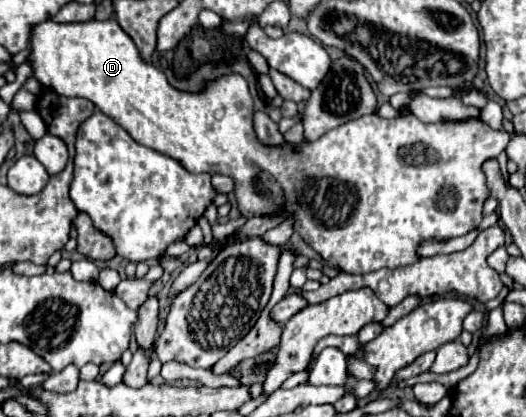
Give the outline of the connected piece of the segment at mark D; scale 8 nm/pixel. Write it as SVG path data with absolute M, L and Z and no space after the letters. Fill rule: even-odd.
M51 19L33 25L31 27L31 53L27 57L31 69L33 69L33 77L43 85L49 87L65 97L85 97L89 101L95 103L95 107L105 113L107 117L111 117L113 121L117 121L137 143L151 147L167 157L177 159L187 171L195 171L195 173L221 173L221 175L229 175L233 179L235 185L235 199L237 199L237 209L241 211L243 217L251 219L251 217L265 217L265 215L277 215L277 213L287 213L289 217L293 217L293 229L303 237L305 243L309 243L329 265L339 267L345 273L371 273L377 271L381 267L405 267L411 265L415 261L419 261L417 249L423 241L445 241L451 237L461 237L467 235L469 231L477 229L481 219L483 219L483 201L485 197L489 197L489 189L485 189L485 175L481 173L481 165L483 161L487 161L489 157L497 157L509 143L509 133L507 131L495 131L491 129L487 123L483 121L445 121L445 123L431 123L425 125L423 121L419 121L417 117L409 115L409 117L397 117L397 119L383 119L377 115L365 115L353 121L347 121L335 129L331 129L329 133L325 133L323 137L319 137L317 141L301 141L295 149L285 149L283 145L263 145L253 129L253 97L249 93L247 81L239 75L239 73L229 73L229 75L221 75L213 81L205 83L203 91L197 93L189 93L189 91L179 91L175 89L163 71L159 71L155 65L147 65L141 57L139 51L133 43L133 39L117 25L115 19L107 19L107 21L85 21L85 23L55 23ZM295 203L295 211L289 211L289 205Z

